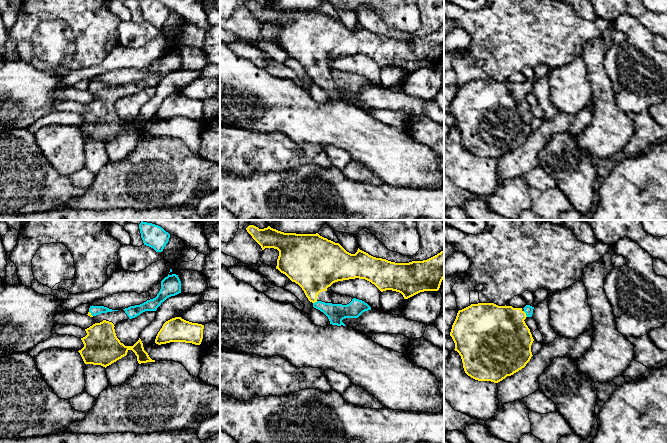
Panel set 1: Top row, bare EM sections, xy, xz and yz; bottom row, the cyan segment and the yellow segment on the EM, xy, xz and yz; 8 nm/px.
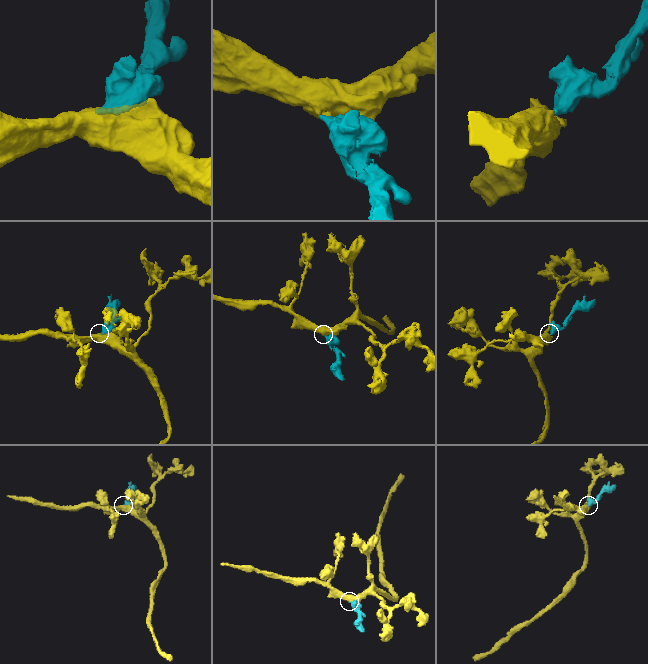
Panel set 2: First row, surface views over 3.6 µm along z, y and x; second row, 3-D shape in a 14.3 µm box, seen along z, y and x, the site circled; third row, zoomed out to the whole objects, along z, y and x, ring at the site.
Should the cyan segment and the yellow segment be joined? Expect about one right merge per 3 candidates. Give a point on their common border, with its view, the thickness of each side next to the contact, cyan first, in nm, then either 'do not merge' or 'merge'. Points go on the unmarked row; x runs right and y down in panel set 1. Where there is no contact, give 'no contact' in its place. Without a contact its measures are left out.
yz (526, 90) | 70/420 nm | merge

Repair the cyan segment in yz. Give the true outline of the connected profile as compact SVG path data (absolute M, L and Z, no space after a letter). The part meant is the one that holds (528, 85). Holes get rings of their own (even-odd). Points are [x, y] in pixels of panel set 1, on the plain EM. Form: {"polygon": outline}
{"polygon": "M478 79L459 86L450 112L455 119L454 126L461 132L465 149L478 157L498 159L524 144L533 132L531 121L534 117L524 96L532 93L533 85L530 81L522 85Z"}

